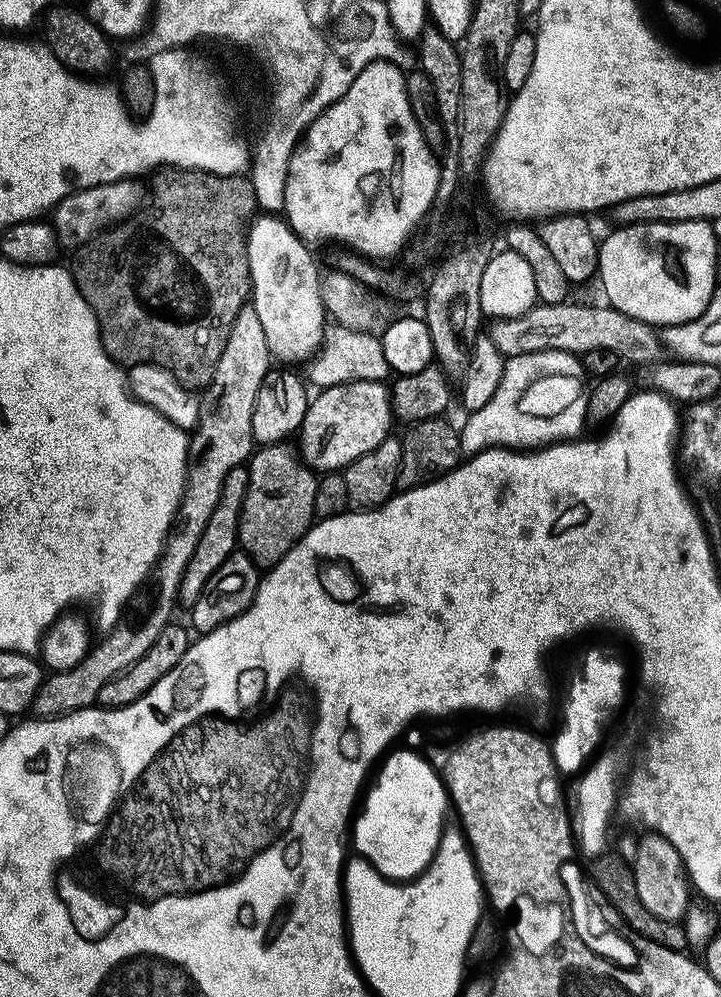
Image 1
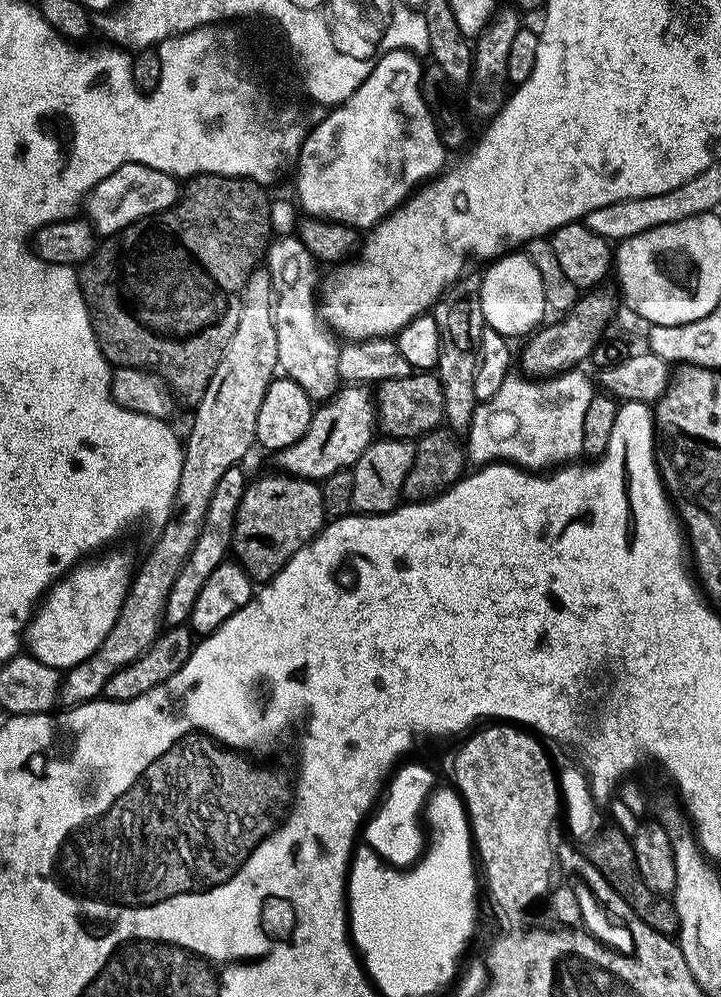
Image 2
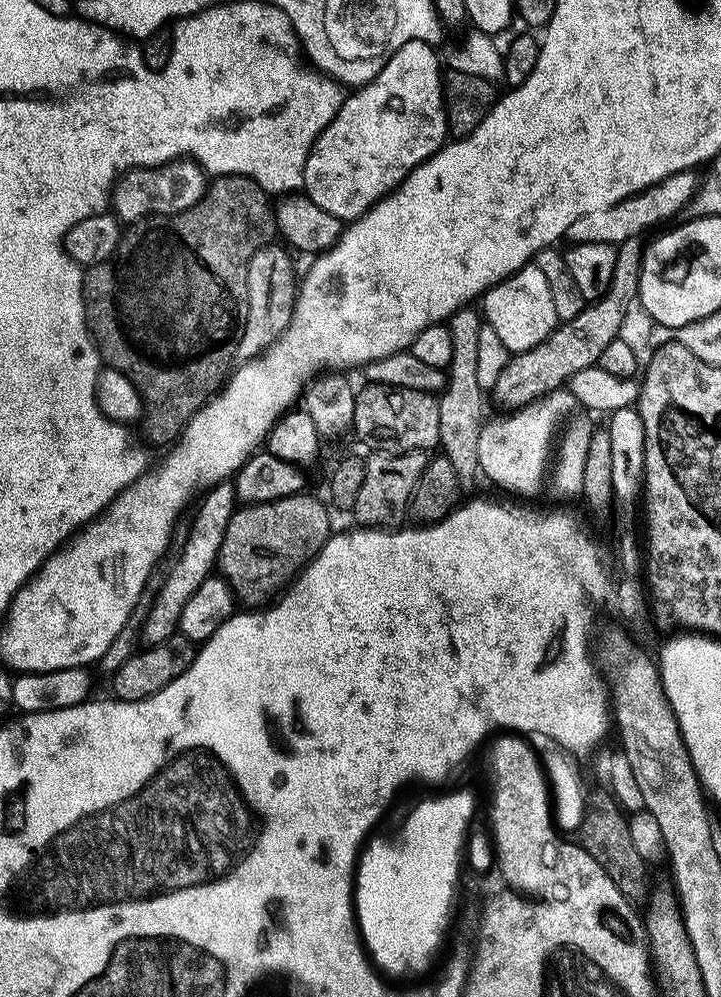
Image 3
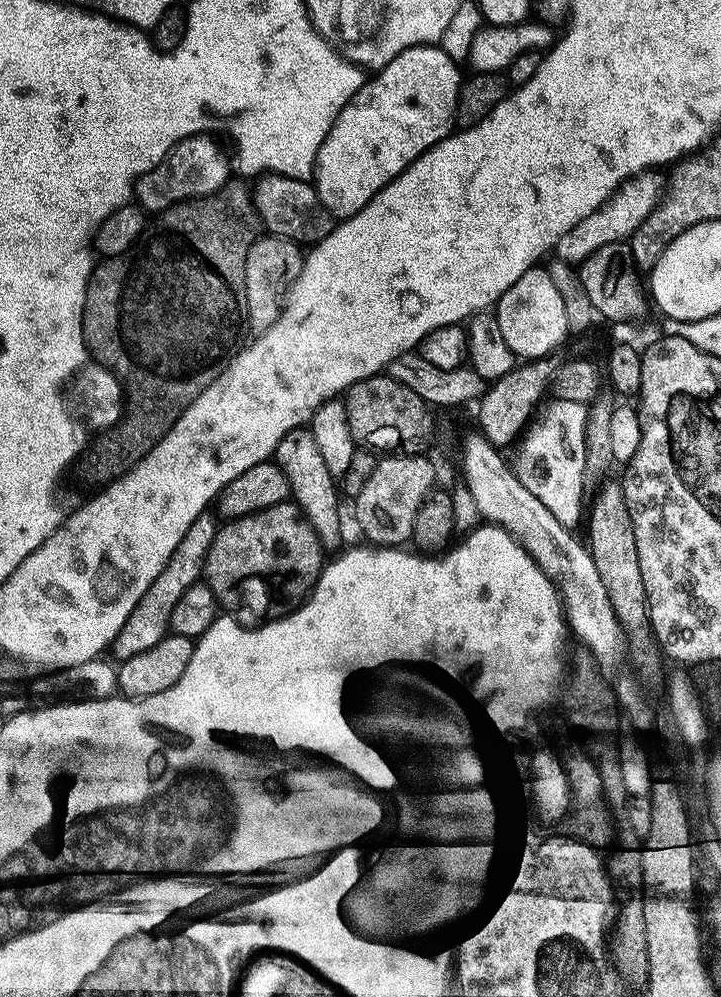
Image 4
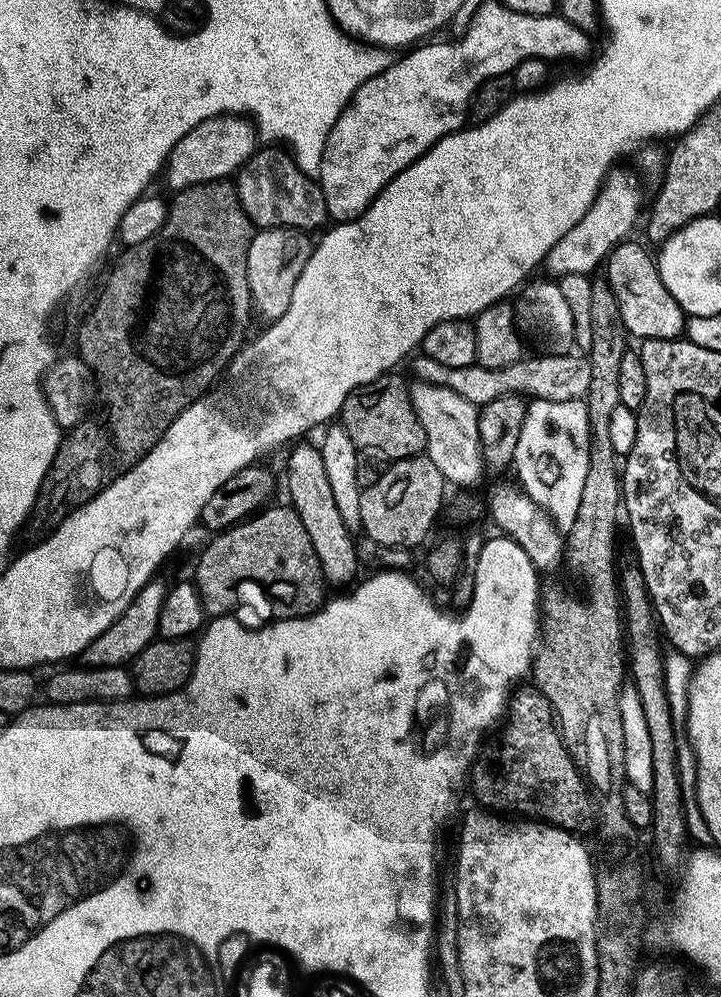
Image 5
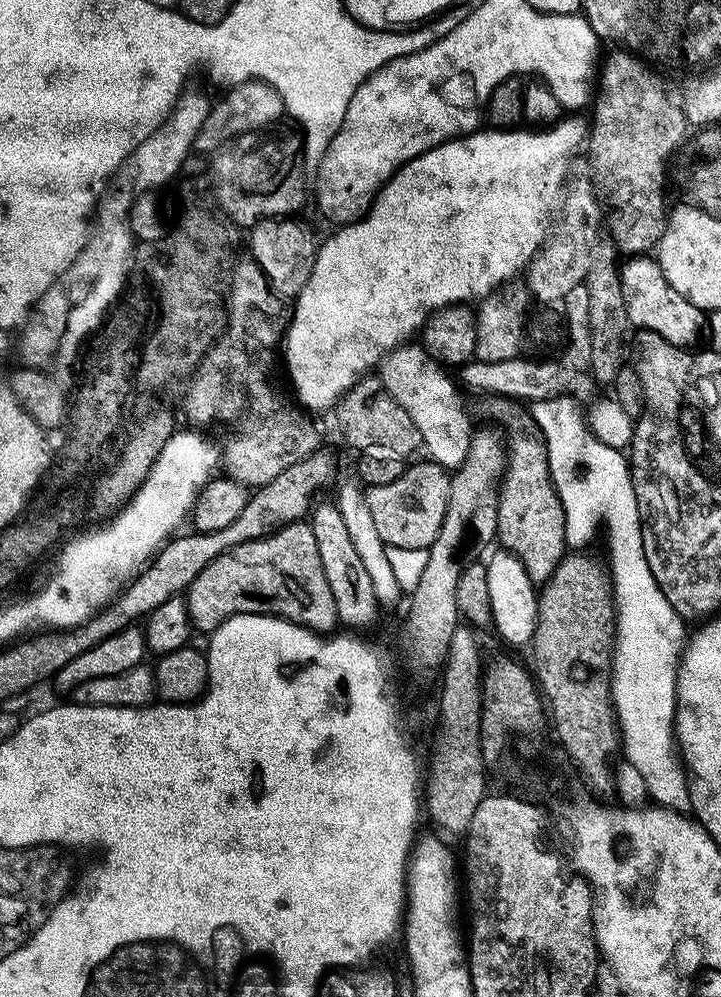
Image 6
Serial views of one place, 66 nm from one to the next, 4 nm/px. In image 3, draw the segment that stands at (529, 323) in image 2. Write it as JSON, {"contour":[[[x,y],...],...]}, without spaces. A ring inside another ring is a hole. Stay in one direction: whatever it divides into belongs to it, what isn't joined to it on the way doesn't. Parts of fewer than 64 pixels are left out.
{"contour":[[[535,264],[528,265],[518,274],[485,293],[483,304],[482,312],[489,327],[497,331],[511,355],[520,355],[536,349],[546,338],[552,336],[560,325],[553,291],[546,274]]]}

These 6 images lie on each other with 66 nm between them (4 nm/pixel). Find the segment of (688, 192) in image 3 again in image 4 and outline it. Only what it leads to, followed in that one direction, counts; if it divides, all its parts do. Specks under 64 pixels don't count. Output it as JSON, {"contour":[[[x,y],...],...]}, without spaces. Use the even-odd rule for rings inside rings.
{"contour":[[[653,170],[645,172],[643,176],[635,176],[634,179],[628,180],[620,187],[619,192],[604,203],[586,222],[578,222],[562,242],[558,242],[555,255],[561,260],[568,261],[573,266],[579,266],[585,260],[589,260],[594,253],[602,250],[611,244],[623,244],[631,241],[633,234],[656,212],[661,200],[664,199],[666,191],[666,180],[664,180],[659,171]]]}

